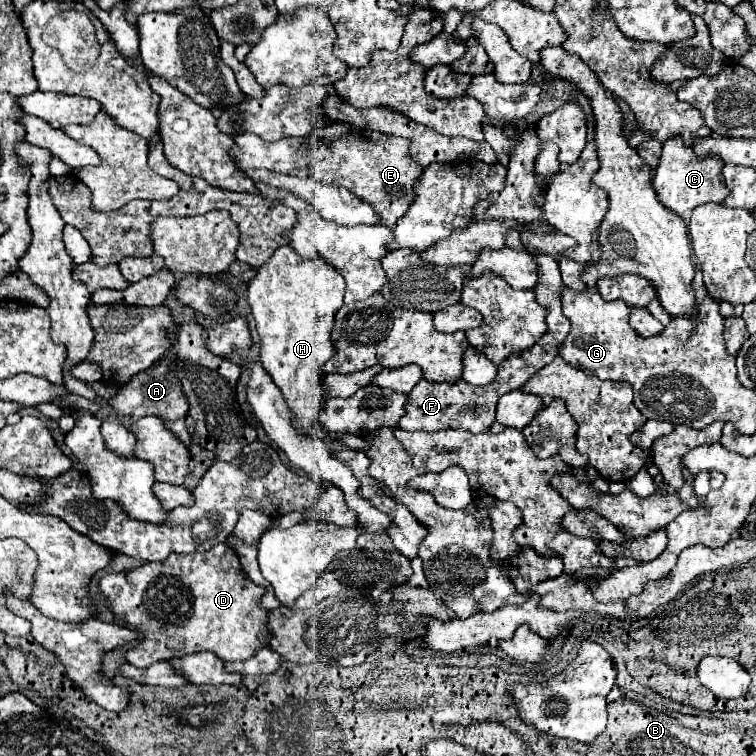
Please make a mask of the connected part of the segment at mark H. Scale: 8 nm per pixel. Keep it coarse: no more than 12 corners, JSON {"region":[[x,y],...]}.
{"region":[[278,247],[248,283],[260,363],[316,429],[344,277]]}

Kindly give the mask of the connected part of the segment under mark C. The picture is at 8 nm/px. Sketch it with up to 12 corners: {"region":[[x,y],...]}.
{"region":[[680,139],[662,147],[652,179],[678,215],[728,195],[724,161],[696,159]]}

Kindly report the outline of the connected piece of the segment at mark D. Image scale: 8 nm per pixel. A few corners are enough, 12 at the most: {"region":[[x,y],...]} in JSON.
{"region":[[224,543],[104,575],[126,663],[240,661],[264,589]]}

